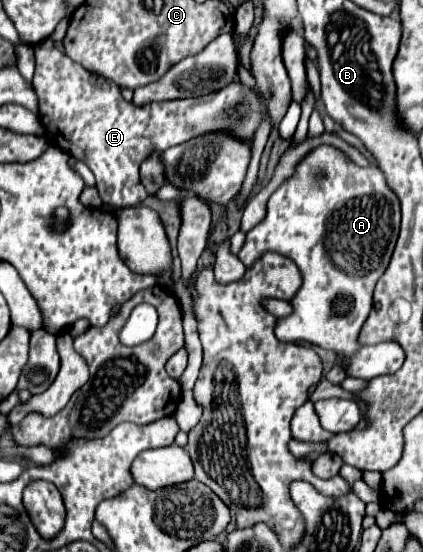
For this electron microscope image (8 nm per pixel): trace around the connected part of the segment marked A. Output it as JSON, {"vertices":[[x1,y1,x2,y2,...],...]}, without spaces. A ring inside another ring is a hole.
{"vertices":[[321,146,306,156,296,173,281,184,281,188,269,198,267,216,251,232,247,232,247,242,239,252,239,258,245,266,251,266,263,252,273,250,291,258,301,274,303,286,297,296,291,300,295,312,287,318,281,318,275,326,275,336,285,342,311,342,325,350,335,350,341,354,341,360,347,360,347,374,355,378,371,380,375,376,393,374,401,368,405,352,395,342,385,342,377,346,359,346,357,334,371,312,371,294,389,266,397,236,399,236,399,198,387,186,385,176,379,168,359,168,353,162,345,162,337,150,331,146]]}

